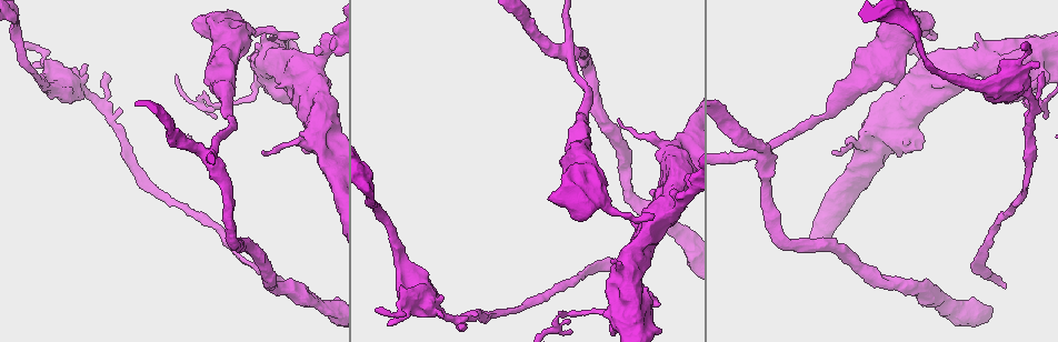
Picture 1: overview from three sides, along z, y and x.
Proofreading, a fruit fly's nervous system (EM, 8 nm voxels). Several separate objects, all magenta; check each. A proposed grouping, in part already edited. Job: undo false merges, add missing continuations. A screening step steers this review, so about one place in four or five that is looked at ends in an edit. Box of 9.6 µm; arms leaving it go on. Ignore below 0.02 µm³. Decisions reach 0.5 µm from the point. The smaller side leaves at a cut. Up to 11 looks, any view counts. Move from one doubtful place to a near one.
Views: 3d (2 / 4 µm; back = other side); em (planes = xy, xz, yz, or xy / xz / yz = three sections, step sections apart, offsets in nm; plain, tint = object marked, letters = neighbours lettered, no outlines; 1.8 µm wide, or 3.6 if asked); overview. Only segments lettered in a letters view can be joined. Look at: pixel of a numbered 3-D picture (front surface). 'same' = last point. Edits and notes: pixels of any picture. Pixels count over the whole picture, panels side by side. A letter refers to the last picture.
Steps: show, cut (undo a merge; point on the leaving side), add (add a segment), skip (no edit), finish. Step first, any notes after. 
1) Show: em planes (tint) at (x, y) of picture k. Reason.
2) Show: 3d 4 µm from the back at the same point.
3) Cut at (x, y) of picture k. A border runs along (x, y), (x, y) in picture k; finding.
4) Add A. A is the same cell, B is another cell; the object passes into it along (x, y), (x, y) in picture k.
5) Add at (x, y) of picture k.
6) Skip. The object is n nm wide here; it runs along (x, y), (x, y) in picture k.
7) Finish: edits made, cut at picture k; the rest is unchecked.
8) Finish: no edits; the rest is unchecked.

Show: em planes (plain) at (390, 325) of picture 1.

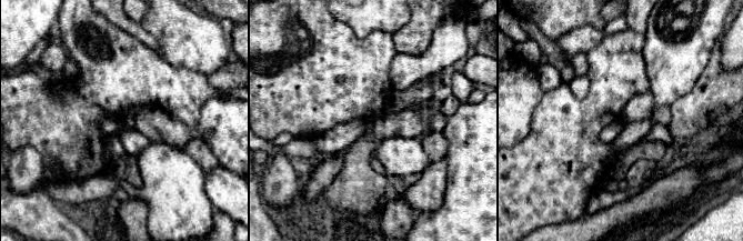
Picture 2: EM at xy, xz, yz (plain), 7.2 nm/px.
Show: em planes (tint) at the same point.

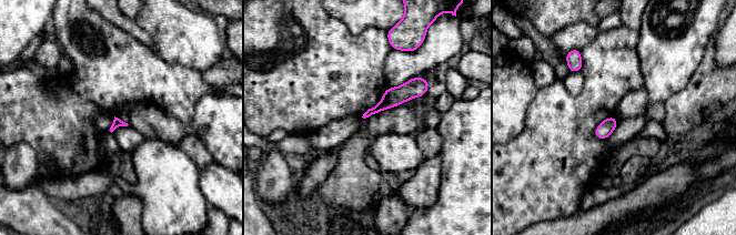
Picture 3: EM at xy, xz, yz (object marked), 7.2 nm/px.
Show: em planes (letters) at the same point.

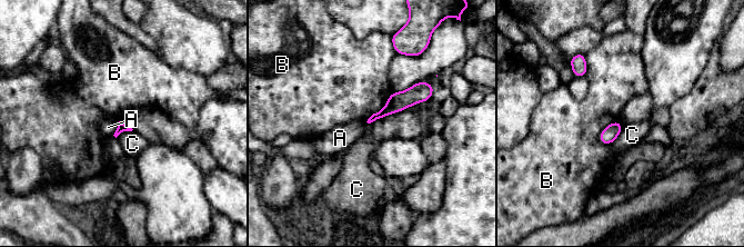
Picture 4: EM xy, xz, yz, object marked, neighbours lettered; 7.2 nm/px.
Skip. A, B and C are other cells; it runs along (429, 88), (396, 101), (374, 117) in picture 4; no lettered segment goes on from it.

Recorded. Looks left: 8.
Show: 3d 4 µm at (978, 35) of picture 1. Stops while still wide.

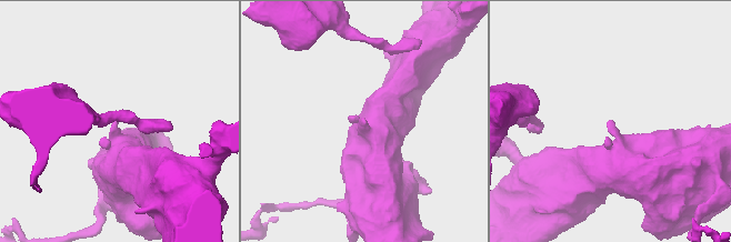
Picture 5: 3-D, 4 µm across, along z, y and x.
Show: em 3.6 µm xy step 16 (plain) at (117, 122) of picture 5.

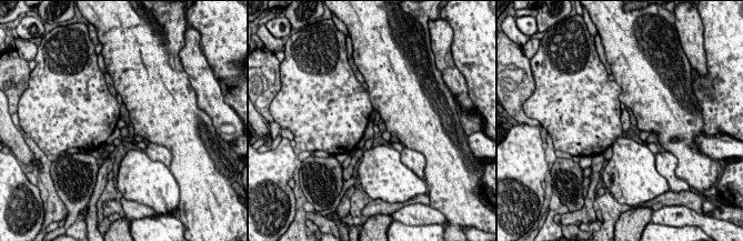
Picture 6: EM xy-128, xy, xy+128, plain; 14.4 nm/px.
Show: em 3.6 µm xy step 16 (letters) at the same point. See the neighbours.

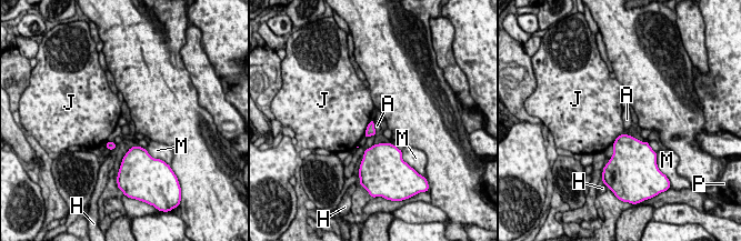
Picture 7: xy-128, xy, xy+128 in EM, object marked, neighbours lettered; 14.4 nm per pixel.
Skip. A, H, J, M and P are other cells; a border runs along (372, 119), (377, 131) in picture 7; no lettered segment goes on from it.

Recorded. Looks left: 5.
Show: em 3.6 µm xz step 8 (plain) at (230, 25) of picture 1. Calibre changes.

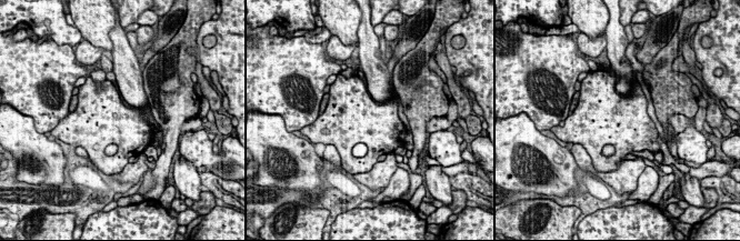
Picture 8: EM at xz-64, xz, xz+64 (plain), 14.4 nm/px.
Show: em 3.6 µm xz step 8 (tint) at the same point.

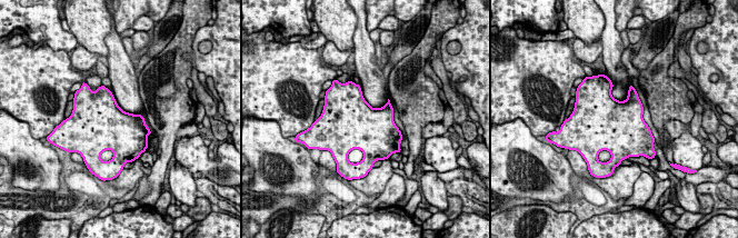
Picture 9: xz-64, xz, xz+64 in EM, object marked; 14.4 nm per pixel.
Show: em 3.6 µm xz step 8 (letters) at the same point.

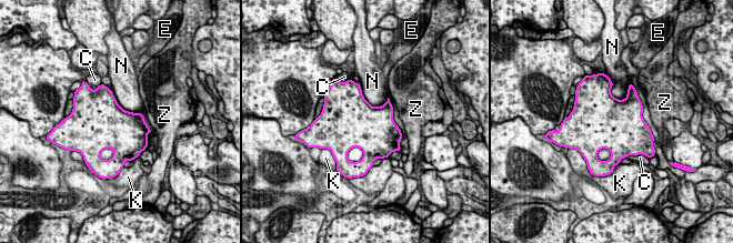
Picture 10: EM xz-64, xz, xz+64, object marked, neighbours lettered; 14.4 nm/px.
Skip. C, E, K, N and Z are other cells; a border runs along (631, 154), (625, 157) in picture 10; one neuron here.

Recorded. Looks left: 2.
Show: em planes (letters) at (552, 321) of picture 1. An open end.

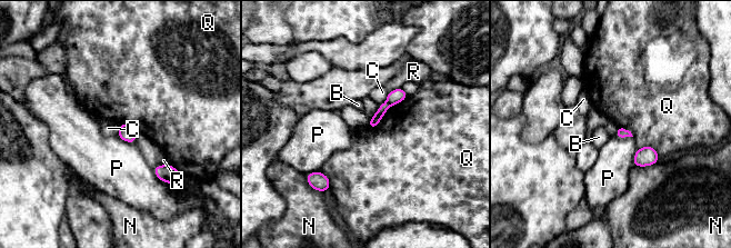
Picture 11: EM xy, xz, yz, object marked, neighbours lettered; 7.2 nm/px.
Cut at (376, 119) of picture 11. The object is 70 nm wide here; B, C, N, P, Q and R are other cells; a border runs along (387, 101), (389, 106) in picture 11; a second neuron is stuck on.

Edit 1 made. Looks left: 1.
Finish: edits made, cut at picture 11; the rest is unchecked.

